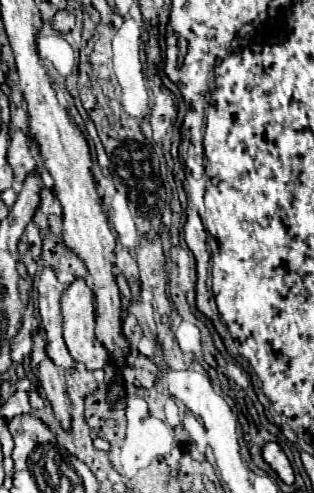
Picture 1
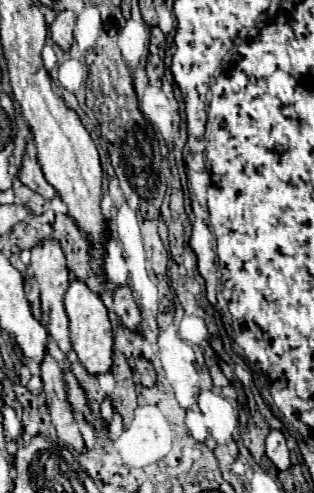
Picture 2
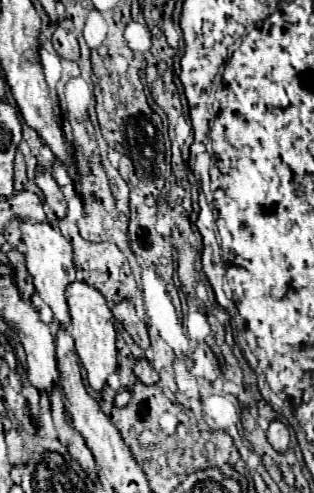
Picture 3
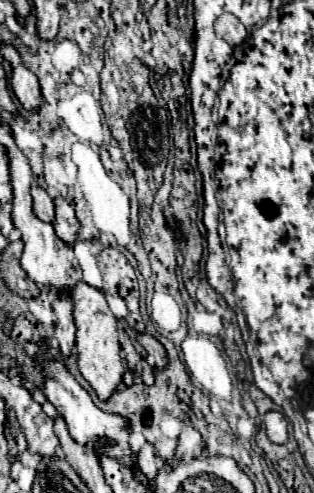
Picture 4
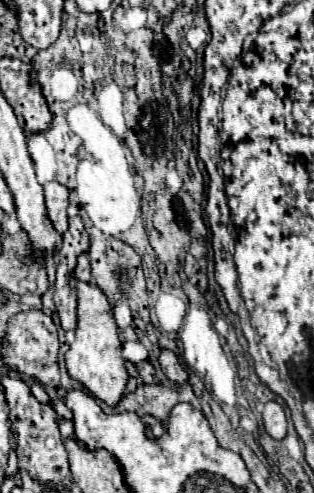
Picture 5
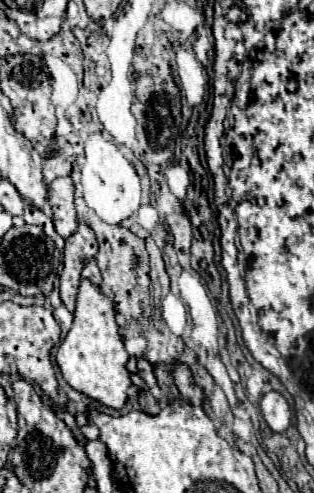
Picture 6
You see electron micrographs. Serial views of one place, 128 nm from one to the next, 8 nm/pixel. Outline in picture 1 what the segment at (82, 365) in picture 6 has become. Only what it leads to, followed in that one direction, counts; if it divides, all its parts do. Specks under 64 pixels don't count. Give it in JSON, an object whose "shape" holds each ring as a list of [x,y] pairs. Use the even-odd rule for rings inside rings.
{"shape":[[[74,280],[62,296],[62,316],[64,316],[64,340],[76,362],[82,362],[88,370],[100,370],[108,362],[108,350],[94,334],[96,310],[94,310],[94,292],[86,286],[84,280]]]}

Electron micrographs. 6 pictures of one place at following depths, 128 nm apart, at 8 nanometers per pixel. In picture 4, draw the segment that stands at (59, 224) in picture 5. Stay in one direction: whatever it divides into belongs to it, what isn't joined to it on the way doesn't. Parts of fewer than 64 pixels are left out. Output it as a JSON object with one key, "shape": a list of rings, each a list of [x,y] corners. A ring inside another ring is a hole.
{"shape":[[[38,184],[32,186],[32,198],[34,198],[36,216],[44,222],[54,222],[54,198]]]}

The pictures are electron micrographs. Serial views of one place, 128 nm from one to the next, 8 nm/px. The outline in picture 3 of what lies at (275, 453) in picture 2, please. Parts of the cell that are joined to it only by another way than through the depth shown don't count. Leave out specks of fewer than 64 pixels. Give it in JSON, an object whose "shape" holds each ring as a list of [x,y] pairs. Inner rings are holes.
{"shape":[[[272,420],[270,422],[270,426],[266,430],[266,438],[274,446],[274,450],[278,450],[278,452],[286,452],[288,450],[290,434],[288,434],[288,428],[280,420]]]}

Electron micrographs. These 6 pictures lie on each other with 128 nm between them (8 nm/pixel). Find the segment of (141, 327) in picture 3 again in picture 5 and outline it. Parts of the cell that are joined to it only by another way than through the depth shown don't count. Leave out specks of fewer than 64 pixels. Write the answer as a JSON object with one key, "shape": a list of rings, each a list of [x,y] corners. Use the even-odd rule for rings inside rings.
{"shape":[[[162,350],[160,354],[160,366],[162,372],[166,374],[166,378],[178,386],[188,382],[188,372],[184,370],[184,366],[180,364],[180,360],[176,358],[176,354],[172,350]]]}

